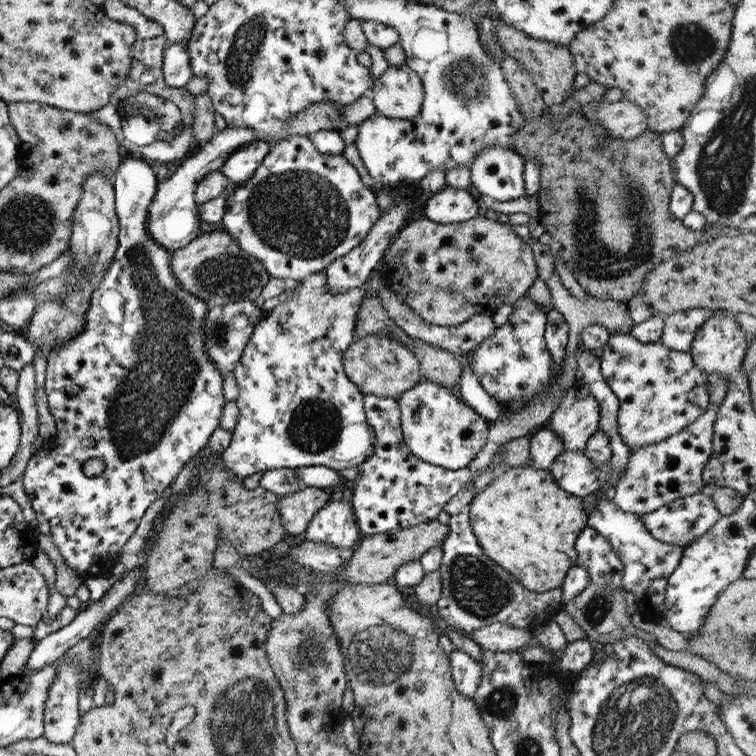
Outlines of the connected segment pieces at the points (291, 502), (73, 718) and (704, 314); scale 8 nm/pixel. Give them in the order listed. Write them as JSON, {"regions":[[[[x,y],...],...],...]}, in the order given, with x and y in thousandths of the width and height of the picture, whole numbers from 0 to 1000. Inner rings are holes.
{"regions":[[[[402,644],[377,657],[368,657],[368,675],[378,708],[390,713],[399,710],[417,677],[438,660],[429,647],[418,644]]],[[[82,877],[75,898],[66,906],[57,942],[58,971],[65,981],[93,983],[107,958],[104,913],[110,910],[107,889],[95,877]]],[[[926,406],[881,417],[873,454],[894,464],[913,464],[921,439],[942,415],[943,411]]]]}

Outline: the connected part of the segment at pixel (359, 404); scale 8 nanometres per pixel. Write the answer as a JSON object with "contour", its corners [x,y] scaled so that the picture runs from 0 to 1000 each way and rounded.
{"contour":[[[430,358],[418,360],[411,362],[405,370],[398,370],[394,374],[385,374],[381,380],[385,382],[385,389],[376,402],[361,407],[351,413],[349,421],[339,429],[333,444],[331,444],[331,452],[328,452],[320,475],[315,479],[308,489],[311,503],[315,511],[315,525],[312,525],[313,538],[316,540],[316,557],[307,570],[307,578],[302,593],[294,599],[294,612],[296,618],[304,624],[308,624],[311,630],[316,632],[325,632],[340,630],[345,626],[356,622],[368,622],[370,619],[389,619],[394,618],[410,618],[423,616],[434,618],[438,620],[454,620],[476,616],[481,608],[489,606],[495,601],[496,579],[493,574],[488,574],[485,556],[483,554],[480,541],[480,522],[474,517],[474,513],[460,497],[458,497],[454,488],[454,472],[455,466],[463,459],[463,455],[472,447],[470,440],[472,415],[476,407],[481,392],[481,378],[475,381],[467,381],[459,384],[459,386],[446,386],[446,389],[438,389],[435,381],[433,381],[433,368],[430,366]]]}

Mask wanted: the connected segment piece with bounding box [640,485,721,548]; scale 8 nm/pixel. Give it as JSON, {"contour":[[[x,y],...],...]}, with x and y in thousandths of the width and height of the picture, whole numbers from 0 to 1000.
{"contour":[[[933,642],[921,653],[898,659],[885,668],[874,669],[870,675],[849,680],[847,684],[851,685],[857,704],[868,714],[906,725],[934,706],[954,684],[940,652],[942,646]]]}

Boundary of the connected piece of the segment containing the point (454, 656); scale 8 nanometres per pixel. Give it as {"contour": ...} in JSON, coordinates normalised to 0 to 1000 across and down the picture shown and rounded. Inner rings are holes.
{"contour":[[[603,857],[593,866],[601,905],[612,919],[626,922],[638,899],[638,880],[611,858]]]}

